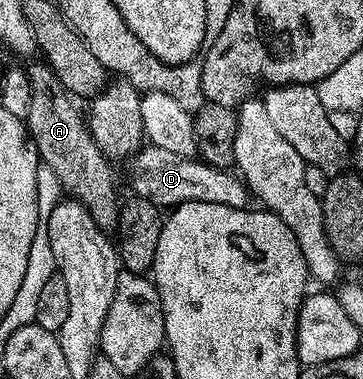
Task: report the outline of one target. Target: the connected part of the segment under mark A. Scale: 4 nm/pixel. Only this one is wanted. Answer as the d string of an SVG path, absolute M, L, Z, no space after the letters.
M47 63L27 67L31 88L30 108L24 119L29 137L36 146L43 165L54 168L61 187L72 192L71 197L79 200L93 216L95 223L110 230L119 221L119 201L112 188L111 161L105 157L88 130L87 119L74 104L73 95L57 80L57 76Z

